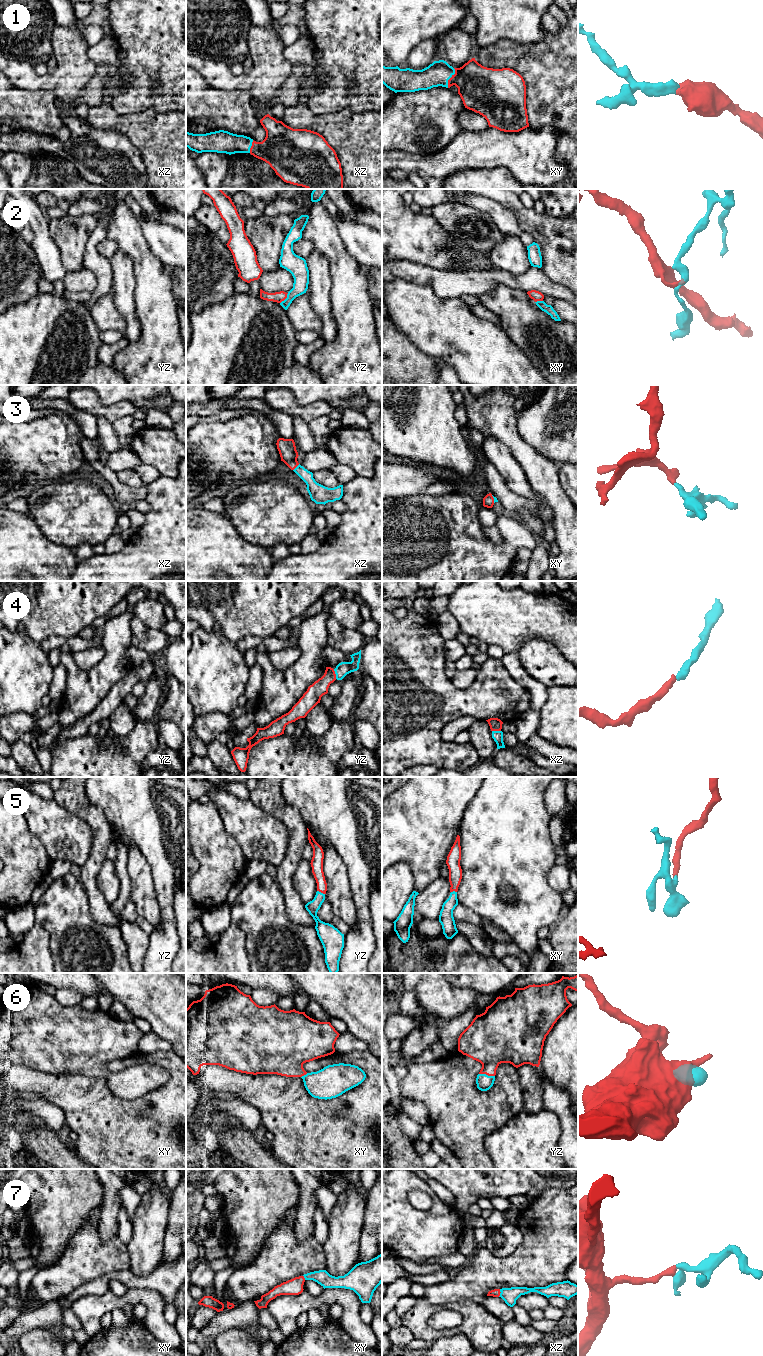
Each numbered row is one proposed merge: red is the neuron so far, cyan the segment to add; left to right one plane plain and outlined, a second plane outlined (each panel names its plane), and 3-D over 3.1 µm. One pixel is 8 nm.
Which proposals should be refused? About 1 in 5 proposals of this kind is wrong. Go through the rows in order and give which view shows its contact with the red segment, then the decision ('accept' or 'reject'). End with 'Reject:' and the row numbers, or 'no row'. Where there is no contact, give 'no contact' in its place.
1: xy | accept
2: yz | reject
3: xz | accept
4: yz | accept
5: yz | accept
6: yz | accept
7: xz | accept
Reject: 2

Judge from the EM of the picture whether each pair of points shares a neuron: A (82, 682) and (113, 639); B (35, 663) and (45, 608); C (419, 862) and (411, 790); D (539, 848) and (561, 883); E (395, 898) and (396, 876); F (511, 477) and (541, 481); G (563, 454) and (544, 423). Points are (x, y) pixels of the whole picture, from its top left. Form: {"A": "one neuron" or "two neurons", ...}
{"A": "one neuron", "B": "two neurons", "C": "one neuron", "D": "two neurons", "E": "one neuron", "F": "two neurons", "G": "one neuron"}

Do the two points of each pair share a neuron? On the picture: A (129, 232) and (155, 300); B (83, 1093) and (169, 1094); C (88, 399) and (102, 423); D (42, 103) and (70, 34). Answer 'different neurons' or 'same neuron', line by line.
A: same neuron
B: same neuron
C: different neurons
D: different neurons

